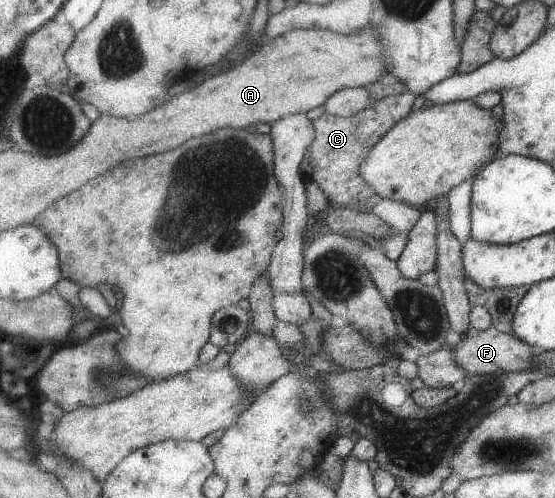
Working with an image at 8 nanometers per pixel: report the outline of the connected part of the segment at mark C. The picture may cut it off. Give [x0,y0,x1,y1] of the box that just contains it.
[302,90,418,207]

